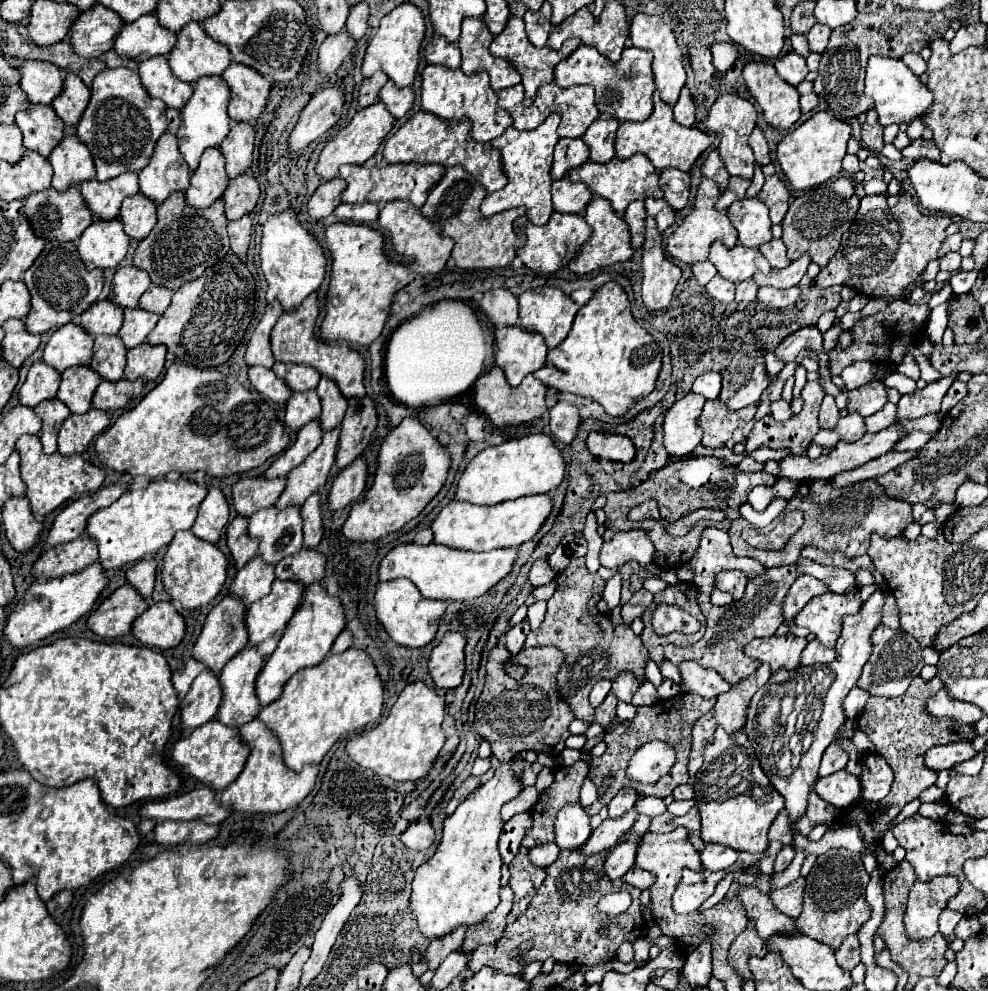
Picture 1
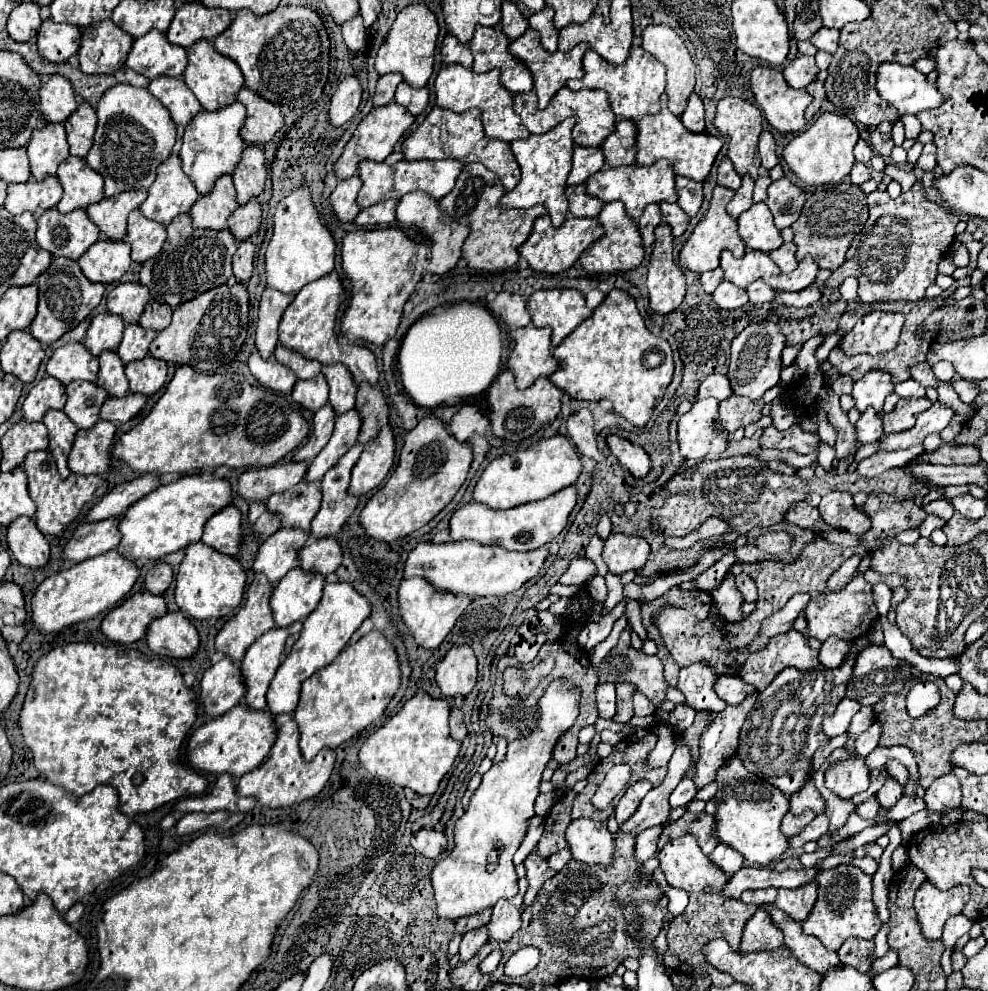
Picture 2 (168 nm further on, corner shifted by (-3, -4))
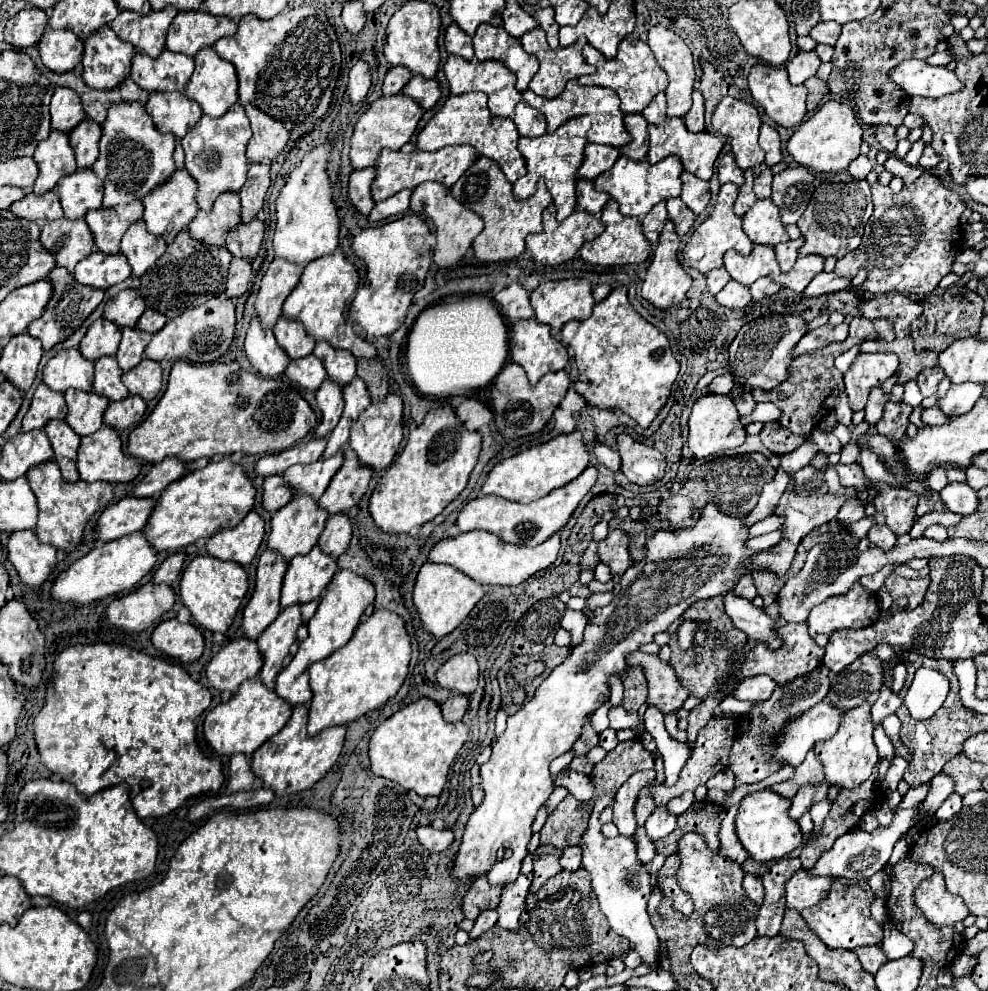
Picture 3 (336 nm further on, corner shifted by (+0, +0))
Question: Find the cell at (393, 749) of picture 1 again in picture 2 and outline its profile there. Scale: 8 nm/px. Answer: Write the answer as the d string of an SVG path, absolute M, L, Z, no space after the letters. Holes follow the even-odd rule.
M418 691L404 703L396 717L366 739L358 753L362 767L400 787L410 787L418 795L434 795L460 751L460 743L448 733L448 713L450 707L446 701L432 699L426 691Z

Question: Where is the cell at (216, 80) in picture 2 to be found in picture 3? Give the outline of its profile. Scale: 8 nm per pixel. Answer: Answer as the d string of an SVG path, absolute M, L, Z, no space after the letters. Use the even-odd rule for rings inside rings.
M213 47L201 49L195 57L195 71L185 87L189 99L197 101L203 113L221 117L237 101L235 67L215 53Z

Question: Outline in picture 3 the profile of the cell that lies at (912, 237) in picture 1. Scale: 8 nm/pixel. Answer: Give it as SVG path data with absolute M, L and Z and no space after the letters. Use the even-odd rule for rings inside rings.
M923 173L913 185L907 185L901 189L901 193L891 193L889 187L875 183L873 185L873 215L865 225L863 243L859 249L851 251L847 257L839 259L835 265L835 273L839 277L851 279L859 273L859 269L867 269L869 277L861 283L861 291L869 295L889 295L889 293L905 293L905 295L927 295L931 293L941 277L945 277L951 271L951 265L955 261L955 253L961 243L961 231L959 231L959 217L965 211L965 203L959 199L959 195L951 189L947 189L935 175Z

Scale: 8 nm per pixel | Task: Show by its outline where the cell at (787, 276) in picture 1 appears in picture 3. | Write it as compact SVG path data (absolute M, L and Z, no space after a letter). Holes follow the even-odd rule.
M805 255L795 261L791 271L779 275L779 283L787 289L793 289L795 293L801 293L809 285L809 281L821 271L823 271L823 257Z

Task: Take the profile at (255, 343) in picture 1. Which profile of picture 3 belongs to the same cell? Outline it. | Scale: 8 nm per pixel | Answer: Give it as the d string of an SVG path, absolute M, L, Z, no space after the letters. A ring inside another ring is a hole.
M279 259L271 261L269 269L261 279L261 287L255 299L255 313L263 329L275 327L281 315L281 305L299 283L301 271L303 269L299 269L299 265L287 265L287 261L279 261Z

